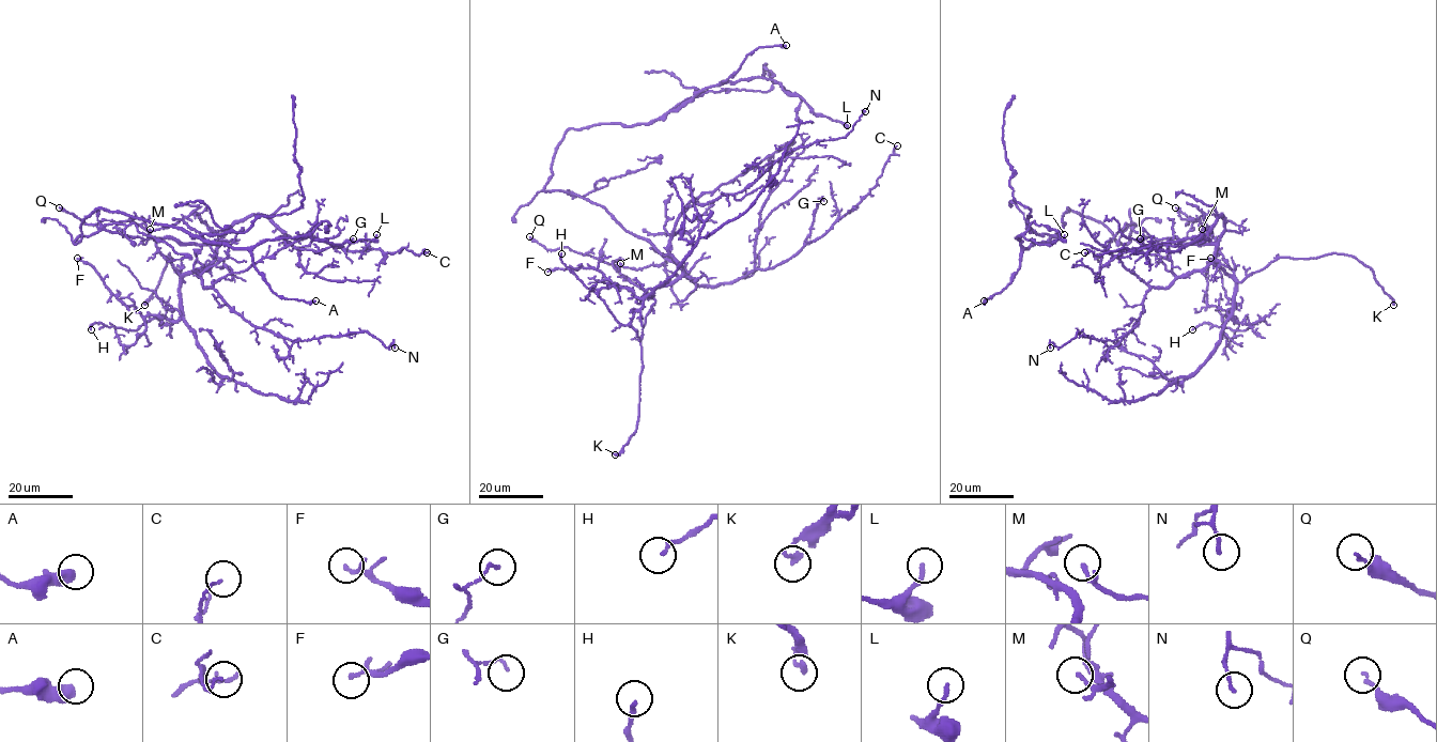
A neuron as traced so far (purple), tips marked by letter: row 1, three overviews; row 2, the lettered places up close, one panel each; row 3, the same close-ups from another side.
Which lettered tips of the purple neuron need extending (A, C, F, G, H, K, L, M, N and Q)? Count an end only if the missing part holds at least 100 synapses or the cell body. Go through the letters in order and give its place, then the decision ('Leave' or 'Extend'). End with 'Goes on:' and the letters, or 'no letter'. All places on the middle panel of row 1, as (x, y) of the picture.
A: Place: (786, 45). Leave
C: Place: (897, 145). Leave
F: Place: (547, 272). Leave
G: Place: (823, 201). Leave
H: Place: (561, 253). Leave
K: Place: (615, 454). Extend
L: Place: (847, 125). Leave
M: Place: (620, 263). Leave
N: Place: (865, 111). Leave
Q: Place: (529, 236). Leave
Goes on: K

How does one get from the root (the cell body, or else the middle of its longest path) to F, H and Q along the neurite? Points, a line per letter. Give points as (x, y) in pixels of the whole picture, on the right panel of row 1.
F: (1144, 235), (1214, 244), (1215, 262), (1235, 282), (1233, 319), (1236, 321), (1207, 303), (1205, 273), (1210, 258)
H: (1144, 235), (1214, 244), (1215, 262), (1235, 282), (1233, 319), (1264, 318), (1242, 330), (1192, 329)
Q: (1144, 235), (1214, 244), (1215, 262), (1233, 275), (1216, 240), (1199, 221), (1186, 225), (1189, 218), (1175, 207)

